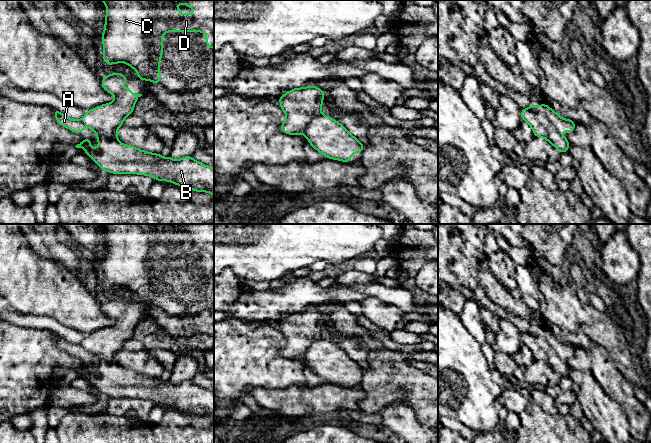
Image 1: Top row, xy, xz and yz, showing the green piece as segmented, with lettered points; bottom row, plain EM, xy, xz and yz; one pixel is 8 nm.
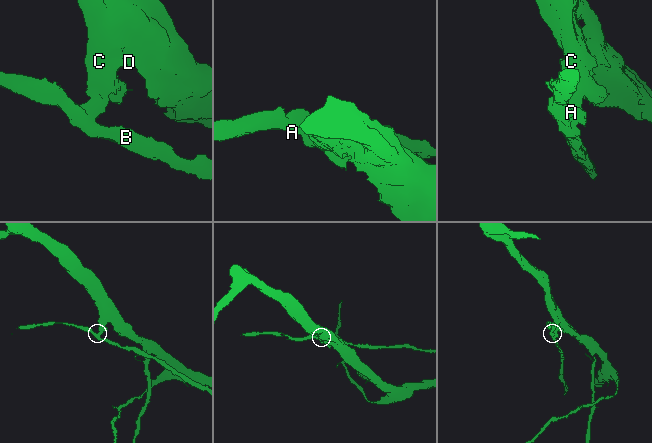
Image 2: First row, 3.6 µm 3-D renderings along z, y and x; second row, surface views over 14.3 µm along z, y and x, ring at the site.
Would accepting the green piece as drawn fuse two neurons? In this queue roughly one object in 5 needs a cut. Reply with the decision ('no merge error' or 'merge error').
merge error

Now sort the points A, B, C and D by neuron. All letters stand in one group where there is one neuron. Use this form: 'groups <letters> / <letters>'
groups A B / C D

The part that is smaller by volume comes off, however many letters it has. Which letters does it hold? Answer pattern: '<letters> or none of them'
A, B

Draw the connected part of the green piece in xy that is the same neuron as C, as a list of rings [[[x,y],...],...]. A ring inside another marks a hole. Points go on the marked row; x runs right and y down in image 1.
[[[101,0],[108,11],[104,18],[105,28],[101,37],[107,65],[120,62],[137,71],[139,80],[160,83],[160,59],[163,55],[164,32],[203,32],[206,44],[214,48],[214,0]],[[179,3],[194,9],[194,14],[178,12]]]

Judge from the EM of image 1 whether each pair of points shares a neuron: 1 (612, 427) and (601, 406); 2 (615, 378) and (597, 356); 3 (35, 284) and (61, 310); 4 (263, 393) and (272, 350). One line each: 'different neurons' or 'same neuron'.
1: same neuron
2: same neuron
3: same neuron
4: different neurons

